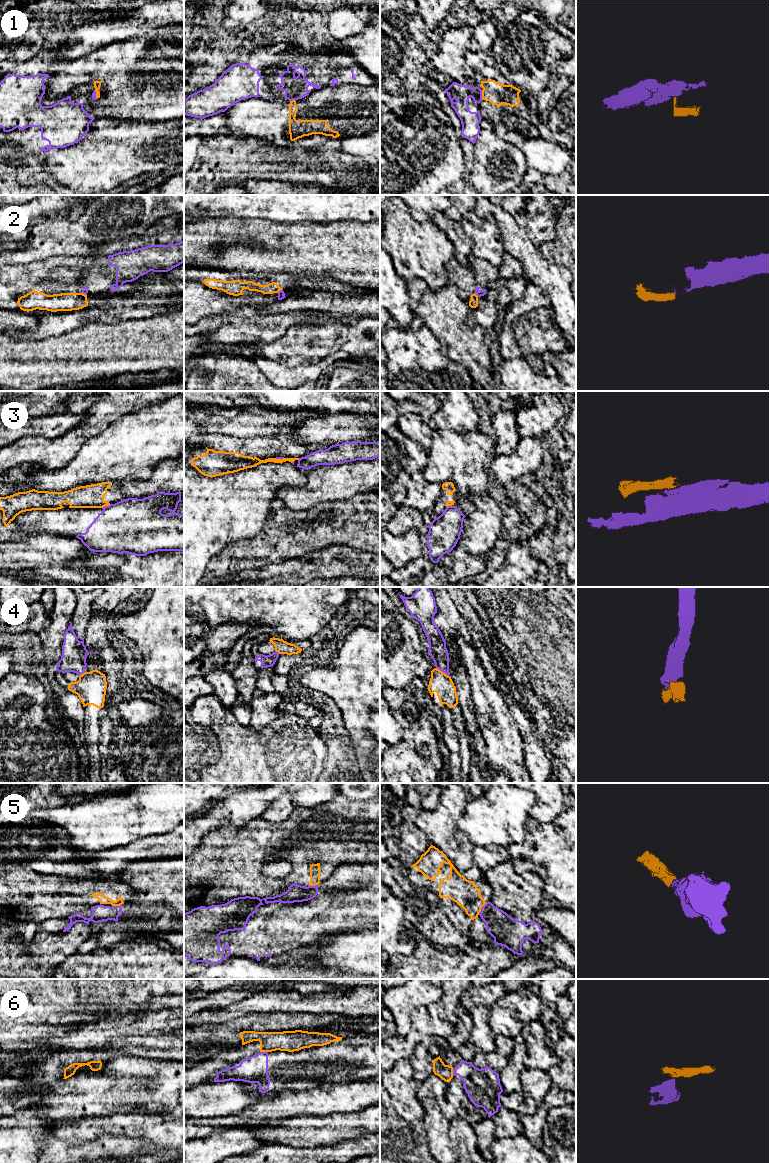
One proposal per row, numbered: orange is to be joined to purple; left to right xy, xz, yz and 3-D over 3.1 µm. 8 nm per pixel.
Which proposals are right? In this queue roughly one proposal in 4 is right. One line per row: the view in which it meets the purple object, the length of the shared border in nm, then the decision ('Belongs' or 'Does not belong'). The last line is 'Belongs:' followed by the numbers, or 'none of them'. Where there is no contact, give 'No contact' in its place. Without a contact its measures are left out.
1: Touches purple in yz. Shared border 80 nm. Does not belong
2: Touches purple in xz. Shared border 60 nm. Does not belong
3: Touches purple in xy. Shared border 80 nm. Does not belong
4: Touches purple in yz. Shared border 130 nm. Belongs
5: Touches purple in yz. Shared border 120 nm. Does not belong
6: Touches purple in xz. Shared border 60 nm. Does not belong
Belongs: 4

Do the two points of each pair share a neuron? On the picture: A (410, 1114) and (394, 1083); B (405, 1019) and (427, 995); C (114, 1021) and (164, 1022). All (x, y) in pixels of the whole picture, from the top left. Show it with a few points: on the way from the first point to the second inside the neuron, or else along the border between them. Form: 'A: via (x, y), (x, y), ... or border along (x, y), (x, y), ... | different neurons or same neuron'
A: via (407, 1106), (402, 1091) | same neuron
B: via (405, 1011), (419, 996) | same neuron
C: via (126, 1022), (152, 1022) | same neuron

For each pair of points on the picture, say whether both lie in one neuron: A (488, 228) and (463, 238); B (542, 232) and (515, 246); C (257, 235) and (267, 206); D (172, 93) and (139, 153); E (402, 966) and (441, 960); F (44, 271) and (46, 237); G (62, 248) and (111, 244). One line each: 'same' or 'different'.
A: different
B: different
C: different
D: different
E: same
F: different
G: same

